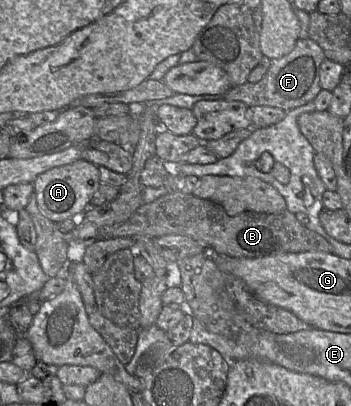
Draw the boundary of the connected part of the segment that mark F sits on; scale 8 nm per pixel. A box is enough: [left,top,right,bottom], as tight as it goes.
[224,38,325,111]

